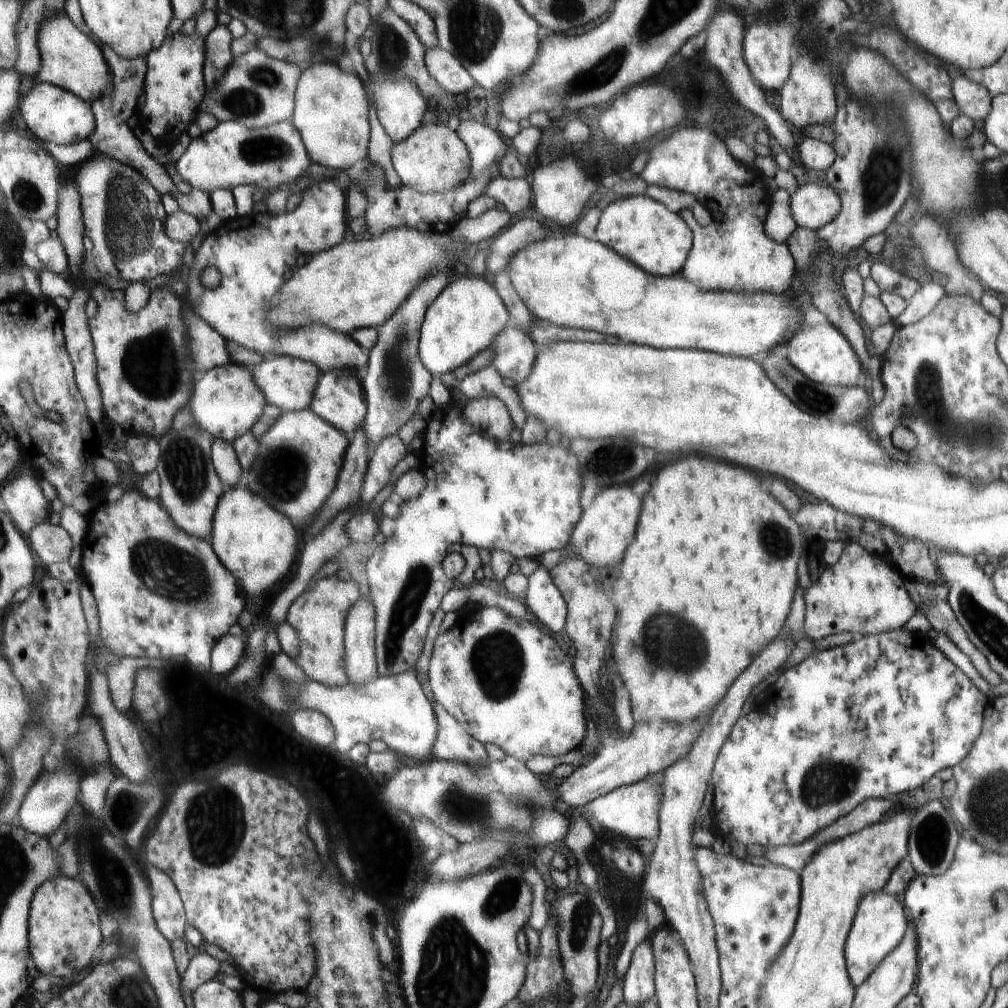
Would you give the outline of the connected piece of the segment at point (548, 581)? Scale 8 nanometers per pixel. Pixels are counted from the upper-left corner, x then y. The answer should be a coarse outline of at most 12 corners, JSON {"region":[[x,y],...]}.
{"region":[[540,564],[524,597],[532,614],[553,633],[562,631],[567,606]]}

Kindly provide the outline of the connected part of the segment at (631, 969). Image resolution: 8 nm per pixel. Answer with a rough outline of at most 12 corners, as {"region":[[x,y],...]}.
{"region":[[649,939],[633,951],[624,1001],[642,1006],[655,995]]}

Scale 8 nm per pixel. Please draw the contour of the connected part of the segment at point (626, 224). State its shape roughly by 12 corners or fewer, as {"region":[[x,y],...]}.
{"region":[[646,195],[601,211],[594,240],[647,273],[682,270],[694,233]]}

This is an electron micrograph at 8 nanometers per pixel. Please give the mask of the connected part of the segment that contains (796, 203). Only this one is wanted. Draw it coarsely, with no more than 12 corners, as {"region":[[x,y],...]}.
{"region":[[807,183],[790,208],[799,227],[817,232],[838,216],[830,185]]}

